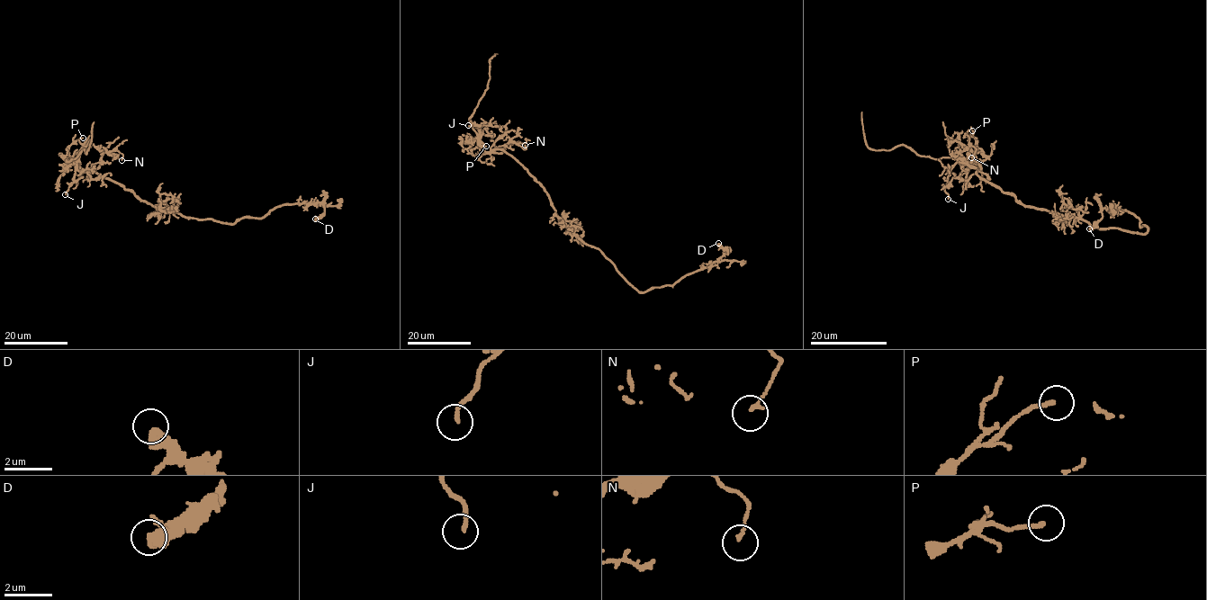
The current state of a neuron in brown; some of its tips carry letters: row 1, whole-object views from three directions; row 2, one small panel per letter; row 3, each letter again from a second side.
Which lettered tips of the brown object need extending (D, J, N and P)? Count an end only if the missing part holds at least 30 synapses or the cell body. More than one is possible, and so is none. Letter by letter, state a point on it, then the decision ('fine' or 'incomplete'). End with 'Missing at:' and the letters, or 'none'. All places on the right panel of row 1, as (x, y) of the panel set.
D: (1089, 228) | fine
J: (948, 199) | fine
N: (971, 157) | fine
P: (972, 130) | fine
Missing at: none

